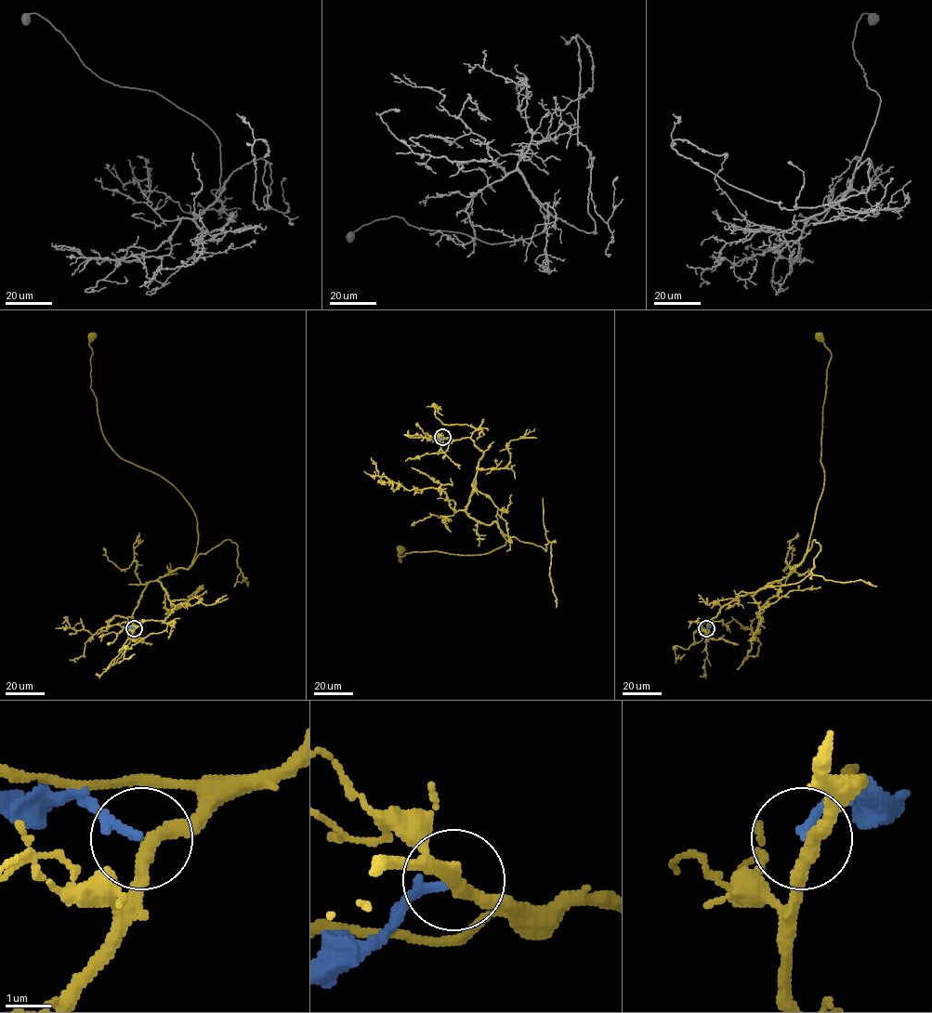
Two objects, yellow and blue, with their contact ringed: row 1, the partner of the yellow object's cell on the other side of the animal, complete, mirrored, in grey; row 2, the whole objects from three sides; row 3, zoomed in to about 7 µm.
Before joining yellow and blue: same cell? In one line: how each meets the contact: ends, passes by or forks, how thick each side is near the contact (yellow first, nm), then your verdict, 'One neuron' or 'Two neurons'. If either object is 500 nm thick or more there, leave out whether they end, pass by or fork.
At the ring yellow passes by. At the ring blue ends. Thickness 300 nm (yellow) against 200 nm. Two neurons

